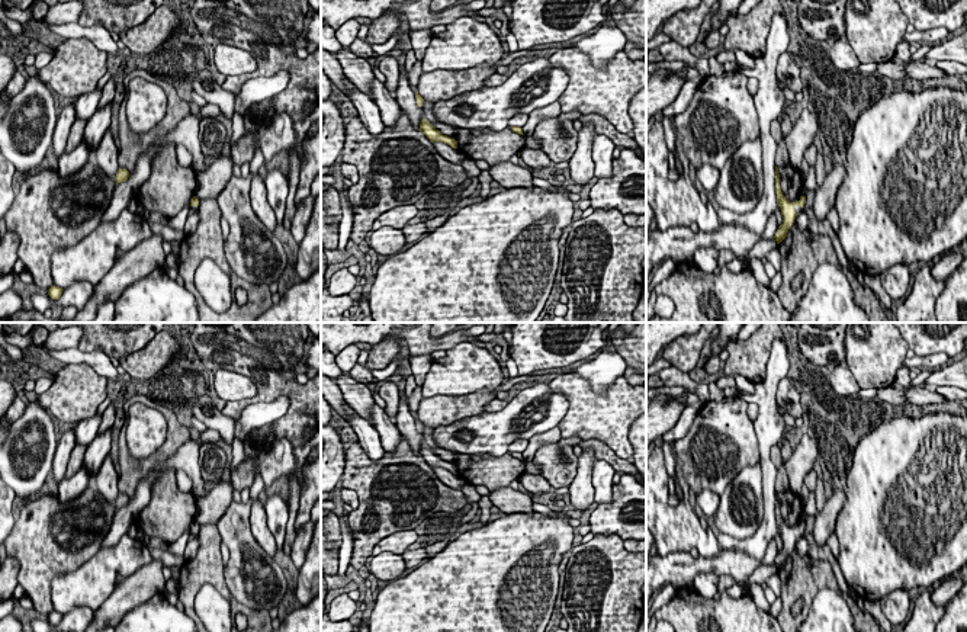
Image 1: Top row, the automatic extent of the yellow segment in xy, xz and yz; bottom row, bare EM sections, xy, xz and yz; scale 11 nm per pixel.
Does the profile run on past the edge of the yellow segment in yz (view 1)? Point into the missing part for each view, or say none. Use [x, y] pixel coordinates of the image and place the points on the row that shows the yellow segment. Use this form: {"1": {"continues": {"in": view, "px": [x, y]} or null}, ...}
{"1": {"continues": null}}

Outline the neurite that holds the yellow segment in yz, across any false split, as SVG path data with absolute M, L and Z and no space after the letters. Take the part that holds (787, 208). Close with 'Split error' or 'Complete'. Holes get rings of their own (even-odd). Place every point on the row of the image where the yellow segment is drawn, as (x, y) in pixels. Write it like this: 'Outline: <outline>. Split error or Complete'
Outline: M775 166L775 195L777 195L777 203L781 209L781 215L783 215L783 224L778 227L778 230L774 235L777 244L780 244L787 237L787 232L797 216L794 208L796 206L804 208L806 196L800 196L800 199L796 202L790 202L786 199L786 196L781 192L780 174L778 174L777 166Z. Complete

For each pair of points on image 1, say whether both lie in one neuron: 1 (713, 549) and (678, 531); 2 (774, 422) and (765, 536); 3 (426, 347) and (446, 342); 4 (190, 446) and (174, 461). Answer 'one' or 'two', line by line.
1: one
2: one
3: one
4: one

